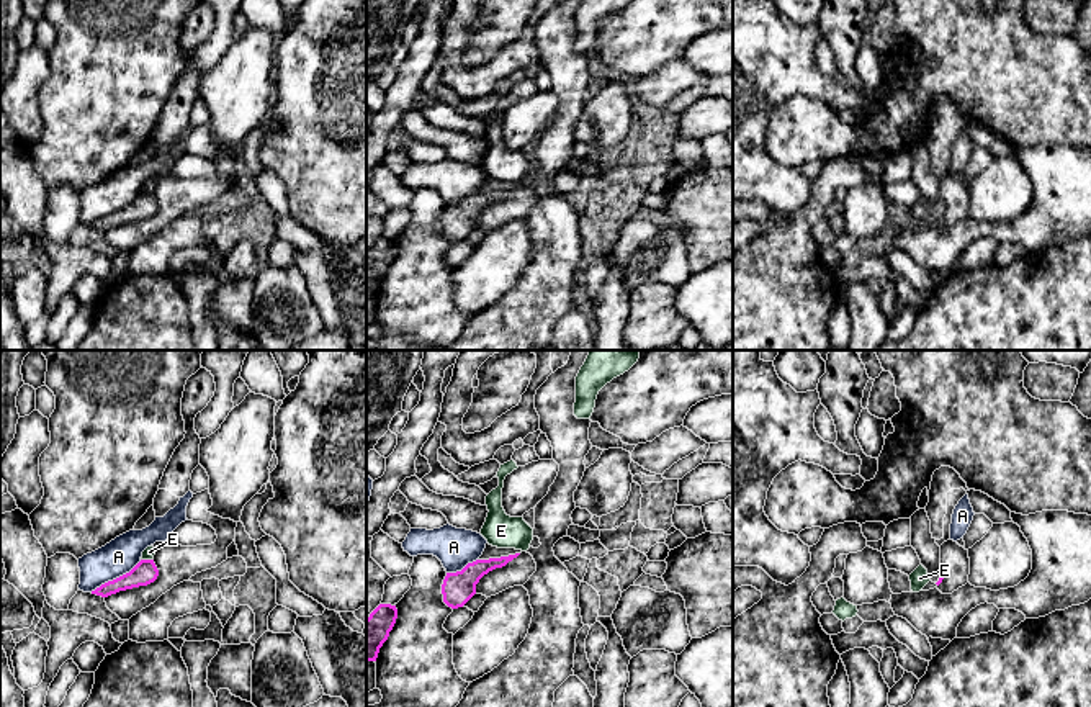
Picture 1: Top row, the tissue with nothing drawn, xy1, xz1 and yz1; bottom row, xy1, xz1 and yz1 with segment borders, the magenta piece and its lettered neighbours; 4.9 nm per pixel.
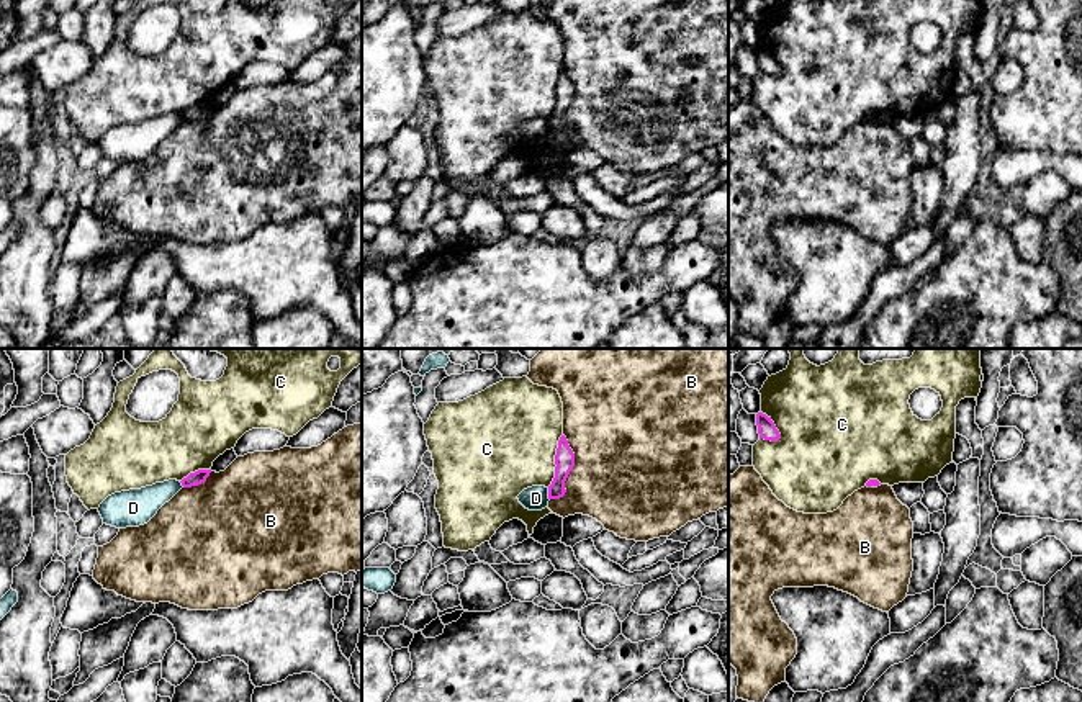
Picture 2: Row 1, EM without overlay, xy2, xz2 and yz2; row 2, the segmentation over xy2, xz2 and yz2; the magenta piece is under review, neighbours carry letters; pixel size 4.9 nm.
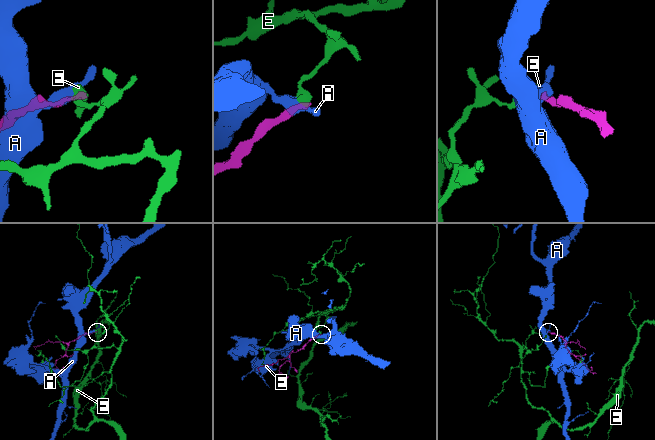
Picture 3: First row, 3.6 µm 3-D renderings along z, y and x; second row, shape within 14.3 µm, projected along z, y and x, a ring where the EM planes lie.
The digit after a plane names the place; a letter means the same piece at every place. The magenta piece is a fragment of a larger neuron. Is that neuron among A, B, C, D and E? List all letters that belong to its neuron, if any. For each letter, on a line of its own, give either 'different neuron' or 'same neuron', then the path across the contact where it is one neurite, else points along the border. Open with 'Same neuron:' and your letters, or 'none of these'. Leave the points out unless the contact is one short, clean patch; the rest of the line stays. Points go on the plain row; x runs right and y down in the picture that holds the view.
Same neuron: none of these
A: different neuron; border along xy1 (141, 193), (128, 205), (90, 225)
B: different neuron
C: different neuron
D: different neuron; border along xz2 (547, 121), (549, 133)
E: different neuron; border along xy1 (143, 192), (152, 193)

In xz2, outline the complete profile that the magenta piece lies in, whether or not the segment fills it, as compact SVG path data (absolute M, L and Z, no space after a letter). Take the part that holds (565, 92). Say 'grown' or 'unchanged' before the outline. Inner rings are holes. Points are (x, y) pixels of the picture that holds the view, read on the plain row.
unchanged; M565 69L558 74L558 82L555 88L555 111L552 118L548 119L548 133L560 133L565 129L565 115L570 108L570 105L575 100L575 87L568 79L568 74Z

